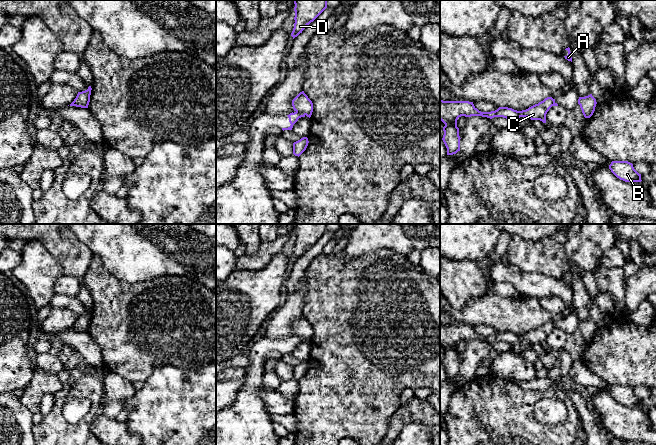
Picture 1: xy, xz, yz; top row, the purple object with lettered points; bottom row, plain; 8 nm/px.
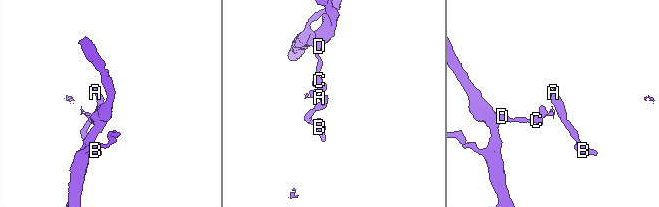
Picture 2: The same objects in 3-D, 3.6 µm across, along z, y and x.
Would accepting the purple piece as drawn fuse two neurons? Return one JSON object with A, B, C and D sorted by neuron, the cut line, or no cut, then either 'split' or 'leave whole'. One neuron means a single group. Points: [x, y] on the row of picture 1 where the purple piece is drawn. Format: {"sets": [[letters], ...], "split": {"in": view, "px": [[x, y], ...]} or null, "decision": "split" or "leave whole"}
{"sets": [["A", "B"], ["C", "D"]], "split": {"in": "xz", "px": [[296, 111], [304, 115]]}, "decision": "split"}

